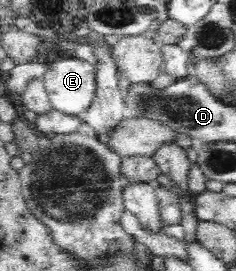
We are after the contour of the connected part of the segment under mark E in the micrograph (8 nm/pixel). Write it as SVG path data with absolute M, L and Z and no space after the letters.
M66 56L52 63L43 77L52 109L84 118L96 95L95 75L88 61Z

